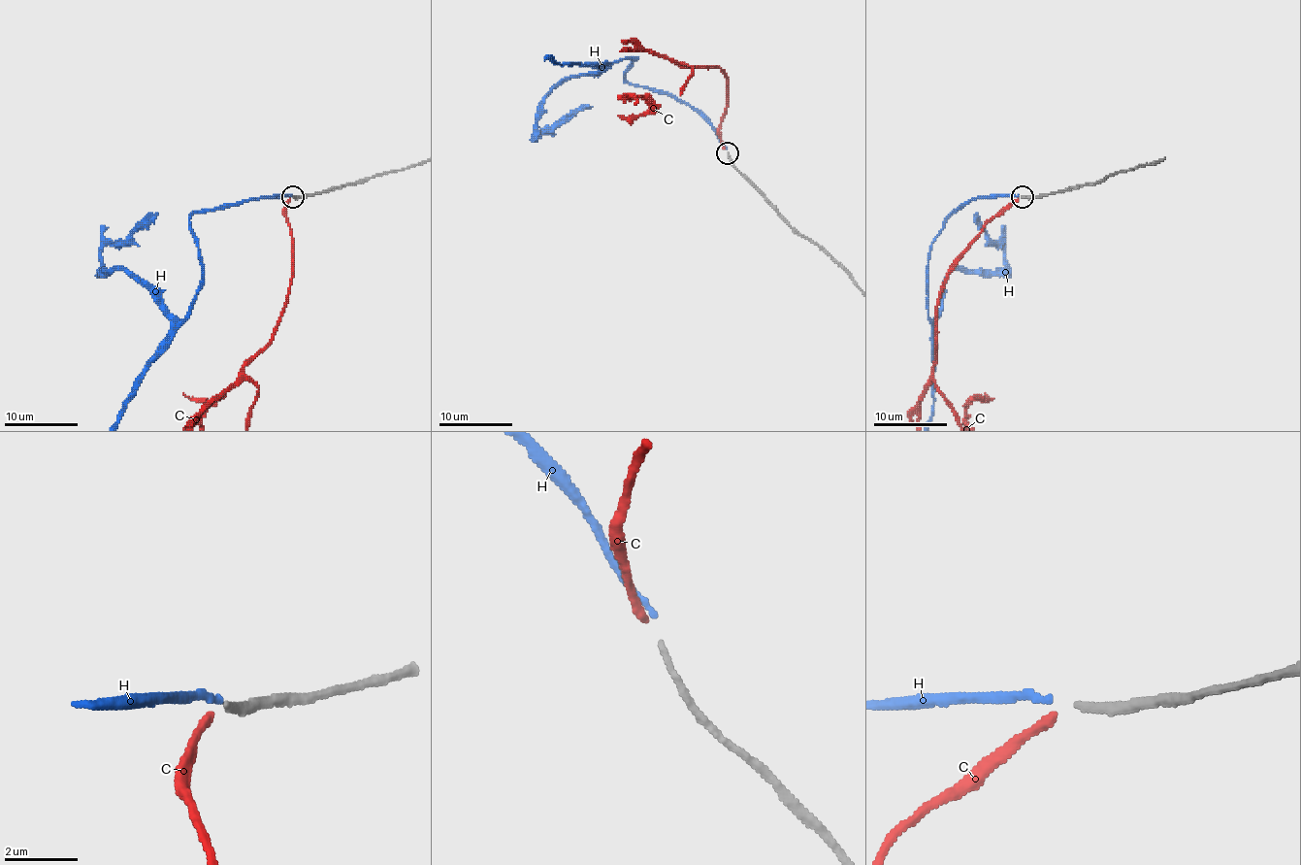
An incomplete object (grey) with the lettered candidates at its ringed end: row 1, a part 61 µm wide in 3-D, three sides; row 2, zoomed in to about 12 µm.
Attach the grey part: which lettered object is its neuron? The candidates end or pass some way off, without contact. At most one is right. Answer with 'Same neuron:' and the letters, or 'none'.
Same neuron: H

